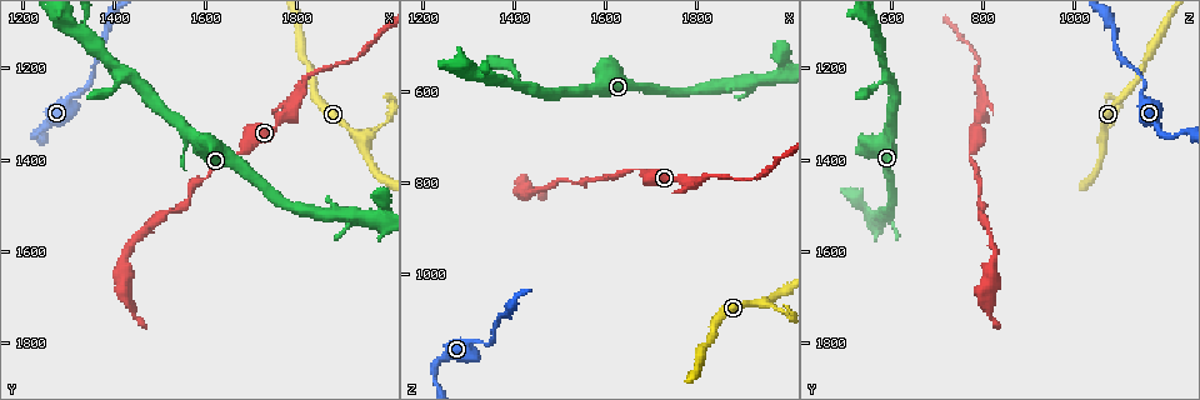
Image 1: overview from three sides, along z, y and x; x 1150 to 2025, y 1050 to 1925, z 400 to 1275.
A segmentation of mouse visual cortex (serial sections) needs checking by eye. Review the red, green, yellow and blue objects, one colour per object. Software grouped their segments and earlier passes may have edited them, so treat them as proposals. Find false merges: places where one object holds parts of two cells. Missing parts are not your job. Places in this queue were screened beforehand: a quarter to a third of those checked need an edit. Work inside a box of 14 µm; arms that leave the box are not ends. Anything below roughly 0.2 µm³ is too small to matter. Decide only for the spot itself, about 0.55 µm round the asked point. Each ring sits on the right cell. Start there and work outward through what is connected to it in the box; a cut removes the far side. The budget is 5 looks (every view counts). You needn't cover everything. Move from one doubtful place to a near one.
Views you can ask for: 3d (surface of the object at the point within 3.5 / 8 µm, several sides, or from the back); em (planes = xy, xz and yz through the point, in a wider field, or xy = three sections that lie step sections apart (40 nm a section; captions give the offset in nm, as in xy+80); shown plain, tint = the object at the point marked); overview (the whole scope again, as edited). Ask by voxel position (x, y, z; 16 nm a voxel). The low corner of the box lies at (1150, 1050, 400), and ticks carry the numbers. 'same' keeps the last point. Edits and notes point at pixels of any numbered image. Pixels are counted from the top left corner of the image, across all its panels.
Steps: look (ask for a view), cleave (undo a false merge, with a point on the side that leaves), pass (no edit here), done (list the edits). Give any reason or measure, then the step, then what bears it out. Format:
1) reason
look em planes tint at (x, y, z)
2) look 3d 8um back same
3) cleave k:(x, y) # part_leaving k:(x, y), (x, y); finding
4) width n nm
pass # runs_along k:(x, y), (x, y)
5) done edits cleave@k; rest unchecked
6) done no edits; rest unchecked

calibre changes
look 3d 3.5um at (1315, 1260, 1140)

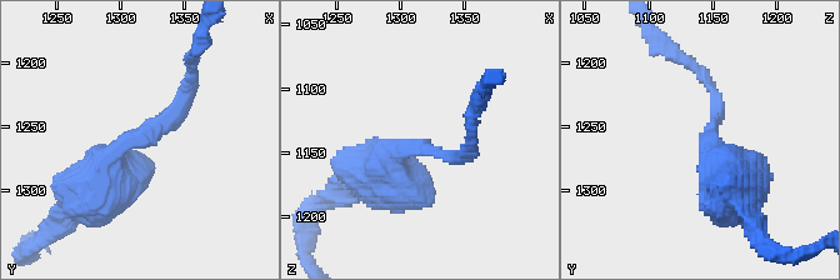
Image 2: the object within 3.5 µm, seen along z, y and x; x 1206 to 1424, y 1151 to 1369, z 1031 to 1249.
look em xy step 2 tint at (1320, 1254, 1146)

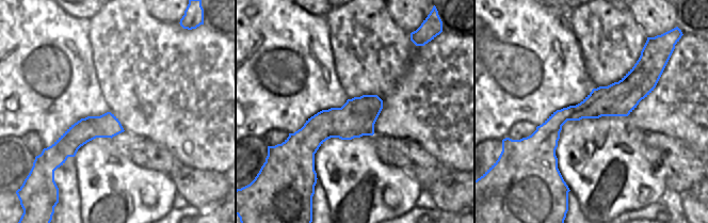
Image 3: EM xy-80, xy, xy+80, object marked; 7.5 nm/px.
arm_widths 150, 600 nm
pass # runs_along 2:(91, 188), (110, 156), (180, 103), (191, 73); continuous, no second cell

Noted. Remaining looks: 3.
branch point
look 3d 3.5um at (1940, 1350, 1065)

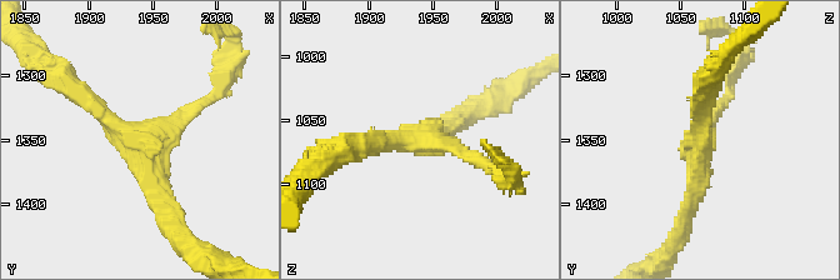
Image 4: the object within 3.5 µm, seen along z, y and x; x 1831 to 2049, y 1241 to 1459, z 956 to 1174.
arms 3; arm_widths 150, 250, 250 nm; shape alone is not enough
look em xy step 5 tint at (1940, 1348, 1062)

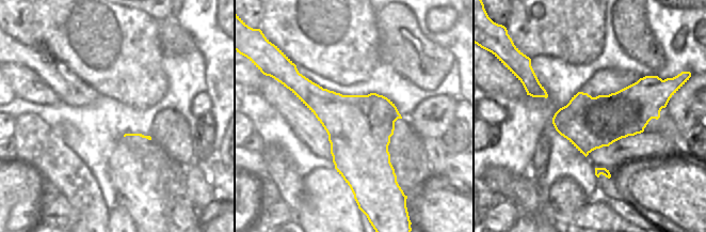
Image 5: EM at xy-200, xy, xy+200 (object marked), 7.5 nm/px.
pass # runs_along 4:(75, 88), (140, 138), (168, 214); all the same cell

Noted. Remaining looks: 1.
done no edits; rest unchecked

